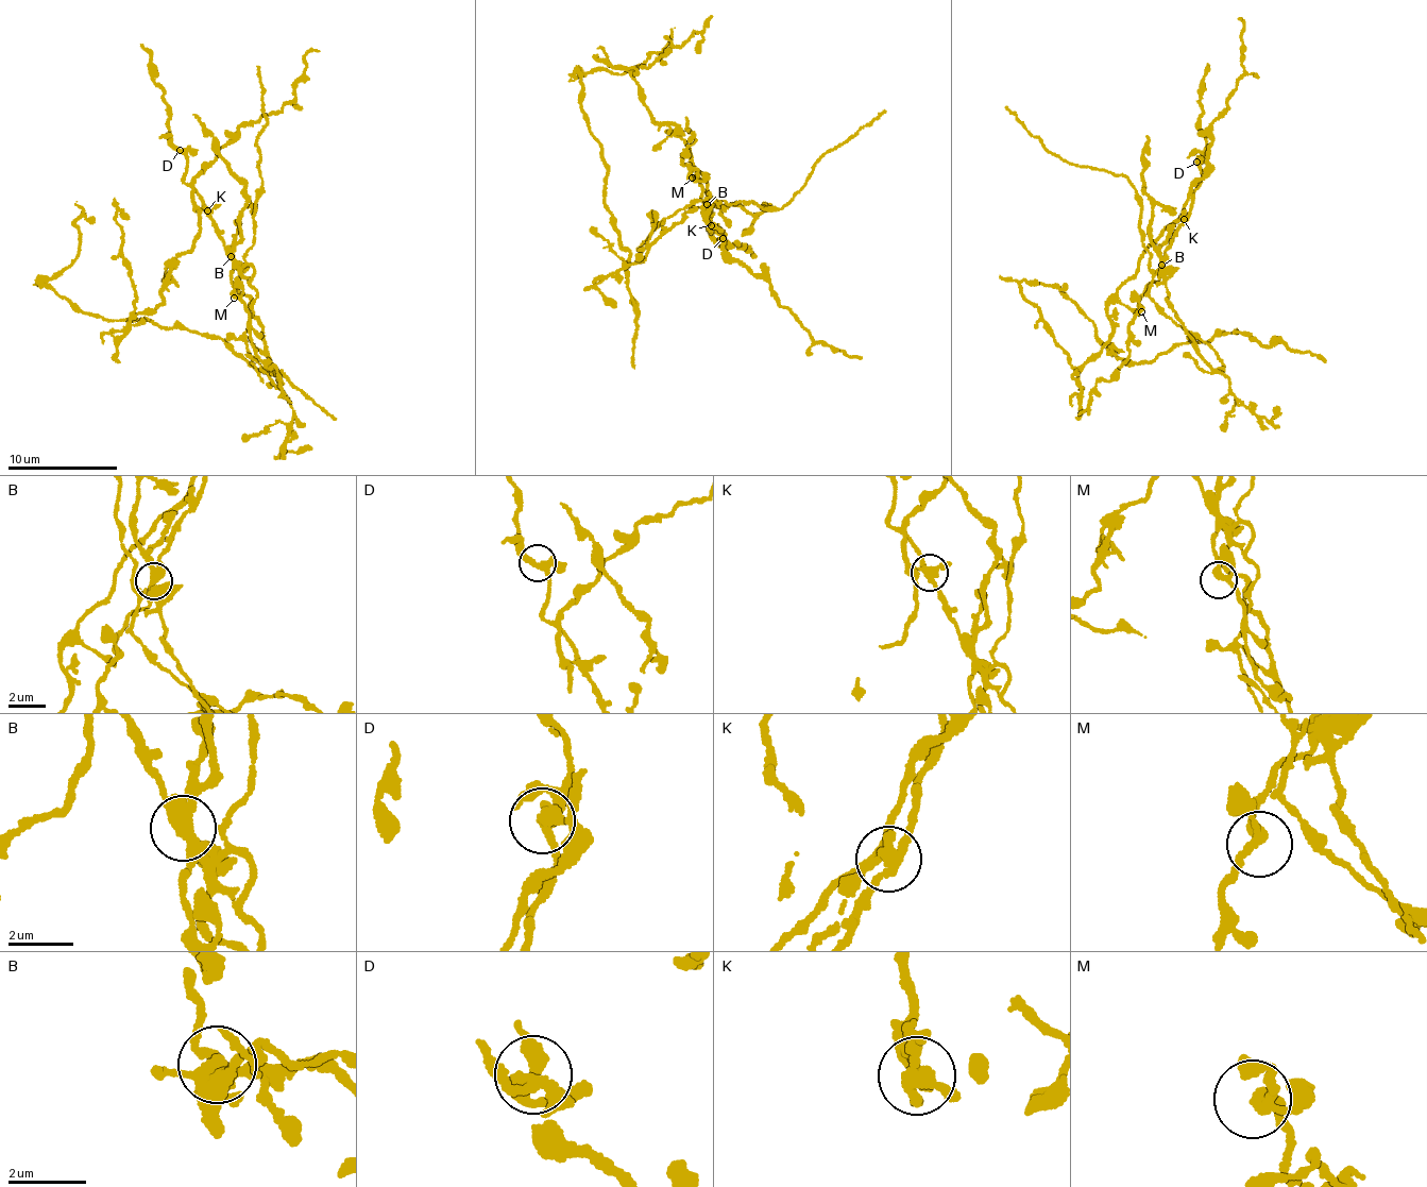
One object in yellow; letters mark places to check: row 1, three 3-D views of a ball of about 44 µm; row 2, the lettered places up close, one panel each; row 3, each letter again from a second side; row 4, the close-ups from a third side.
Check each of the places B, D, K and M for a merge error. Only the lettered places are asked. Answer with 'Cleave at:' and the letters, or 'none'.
Cleave at: B, K

